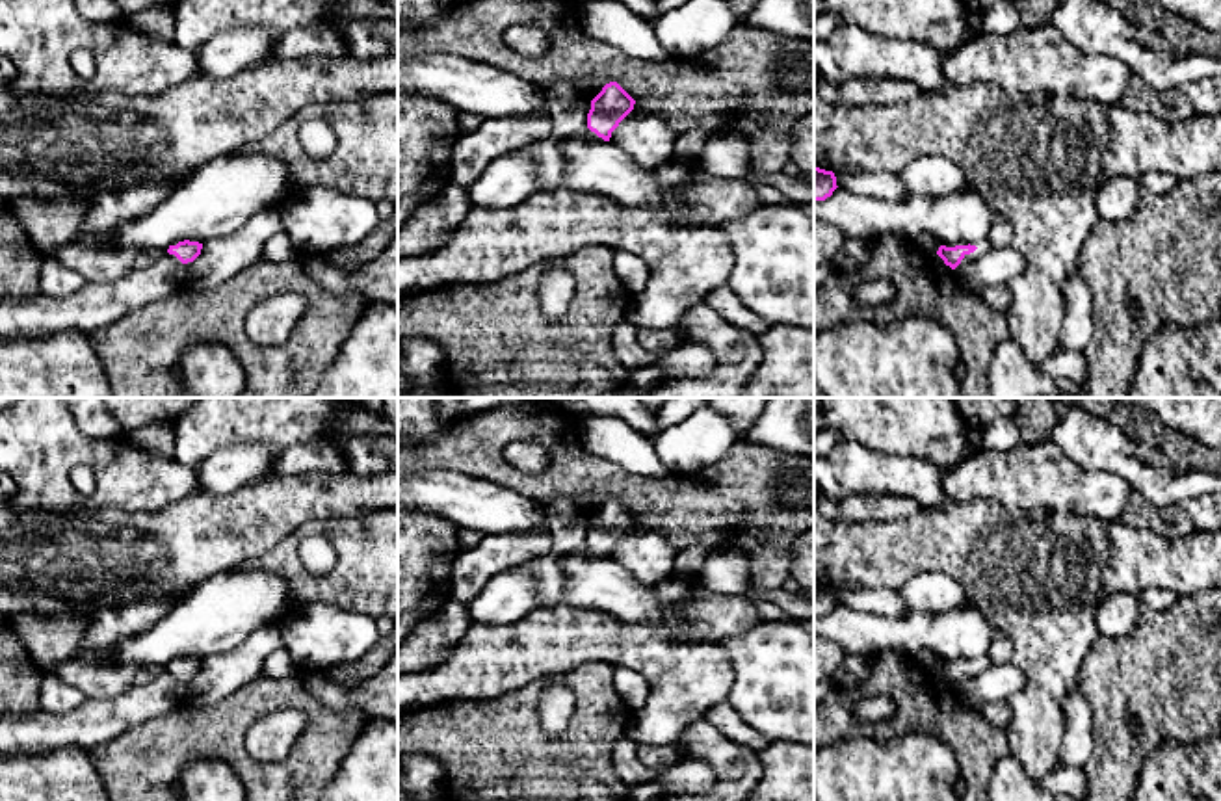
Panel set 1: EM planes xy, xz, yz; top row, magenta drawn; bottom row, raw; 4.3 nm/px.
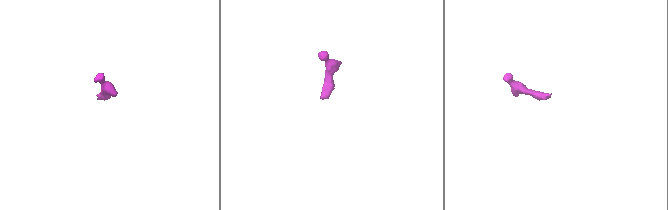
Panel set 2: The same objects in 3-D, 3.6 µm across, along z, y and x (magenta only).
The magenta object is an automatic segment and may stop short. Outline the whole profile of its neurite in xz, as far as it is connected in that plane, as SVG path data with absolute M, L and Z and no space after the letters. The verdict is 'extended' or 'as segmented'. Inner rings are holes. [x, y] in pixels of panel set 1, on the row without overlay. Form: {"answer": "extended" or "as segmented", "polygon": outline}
{"answer": "extended", "polygon": "M610 498L591 517L587 530L587 559L610 558L611 548L634 526L636 517L617 500Z"}

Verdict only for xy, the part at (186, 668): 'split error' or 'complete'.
split error

